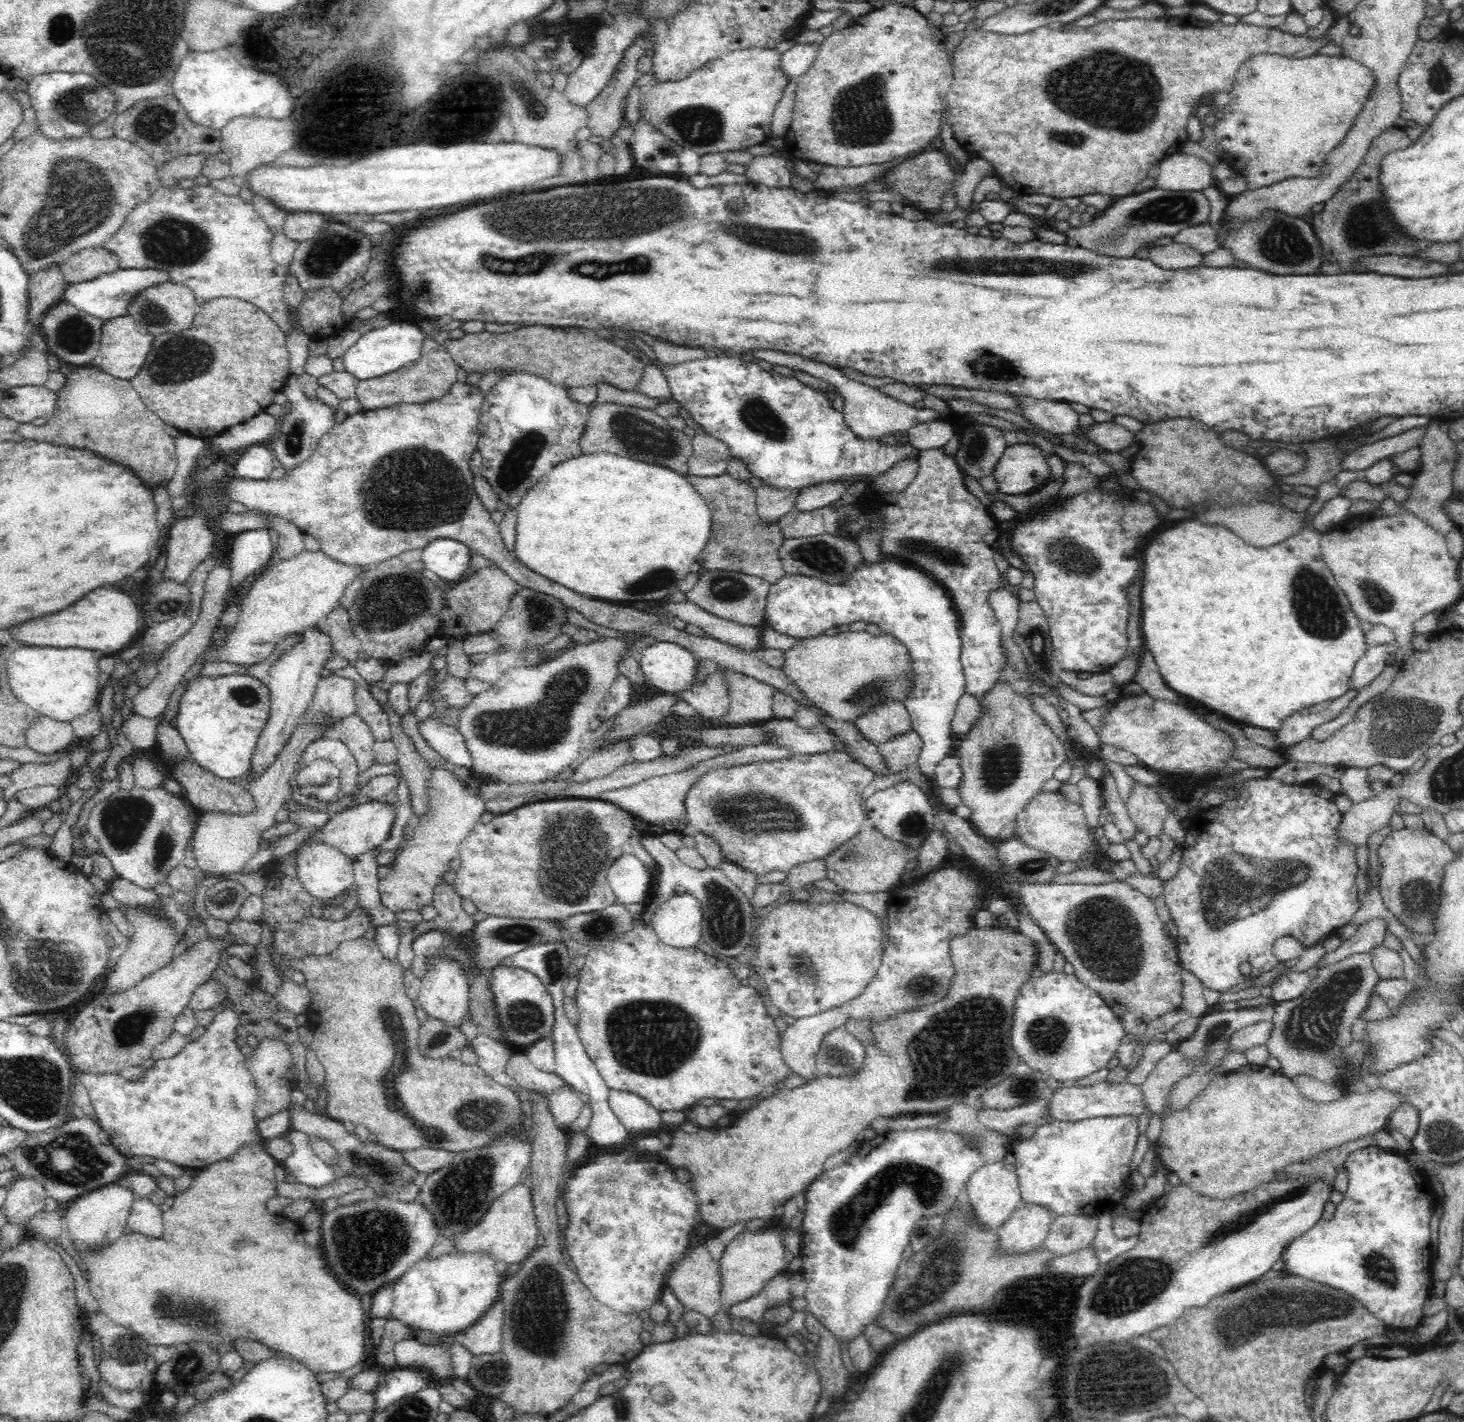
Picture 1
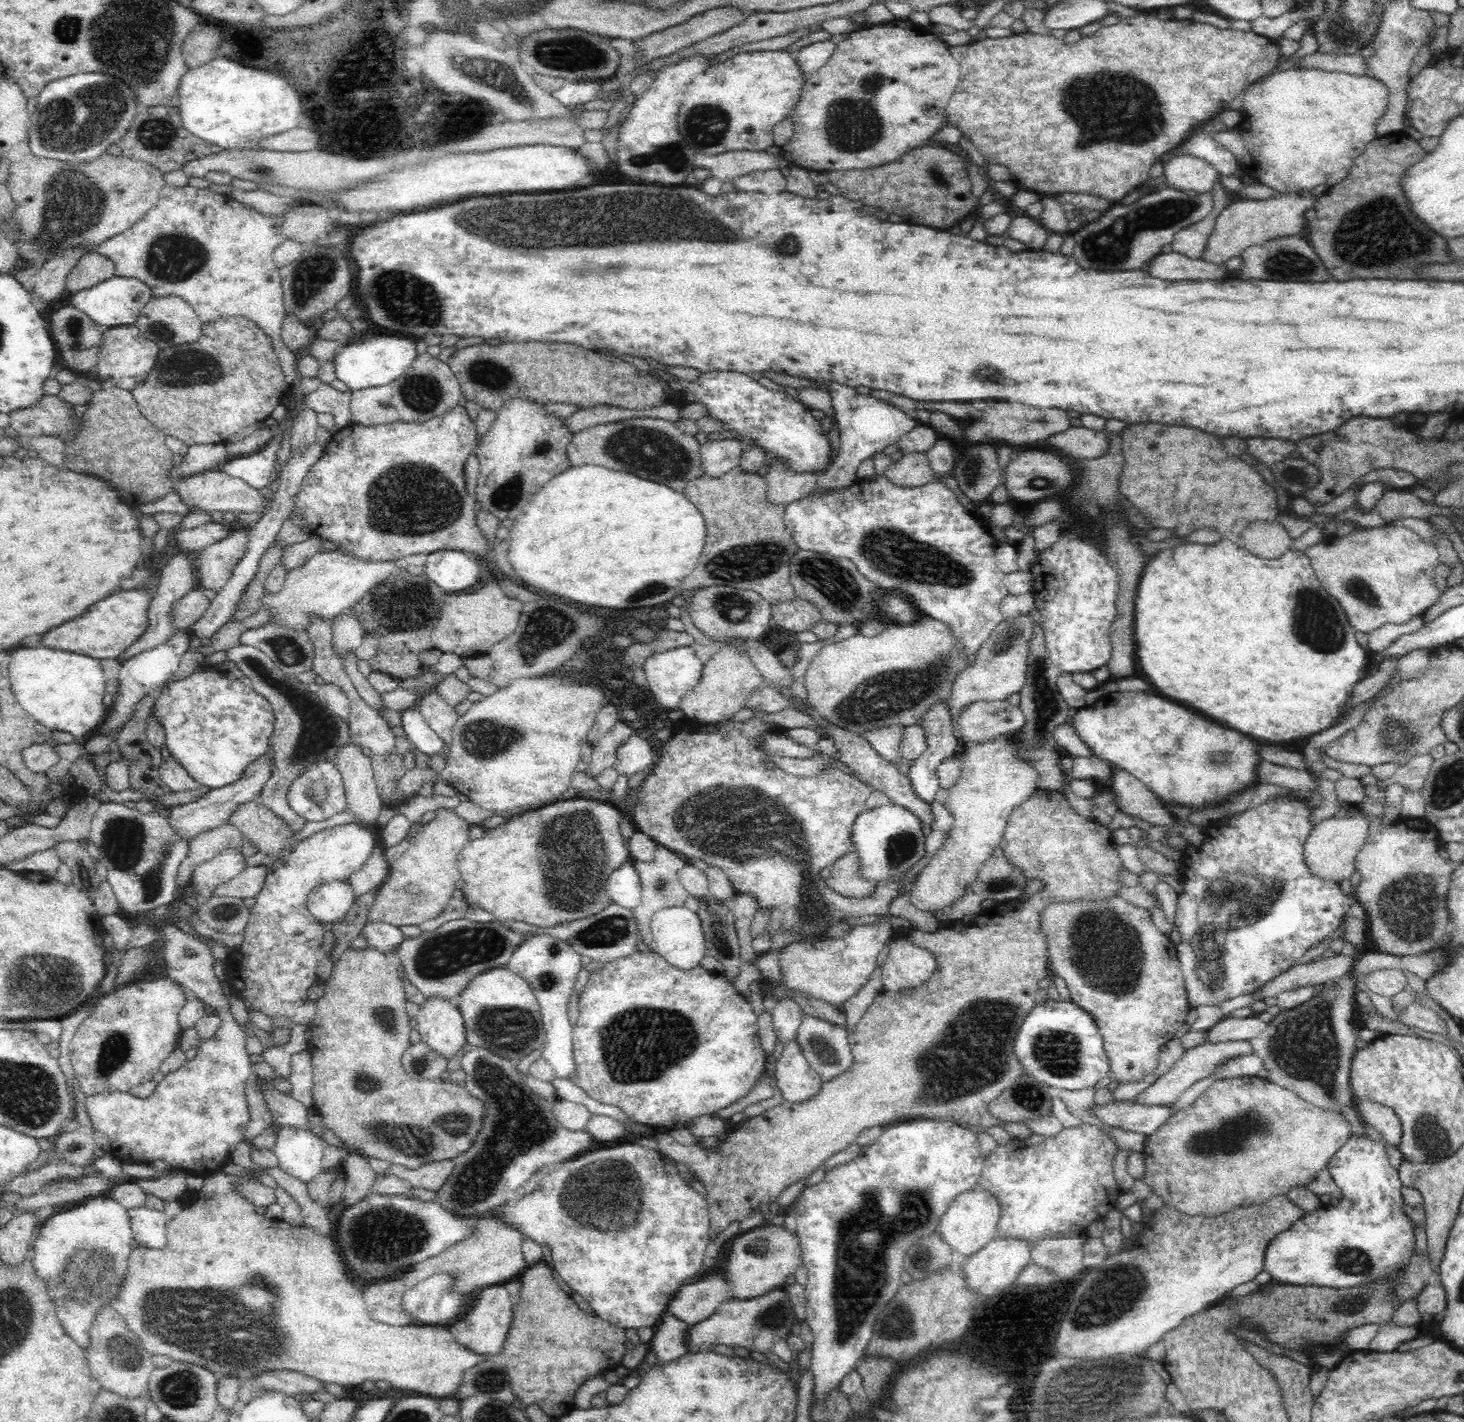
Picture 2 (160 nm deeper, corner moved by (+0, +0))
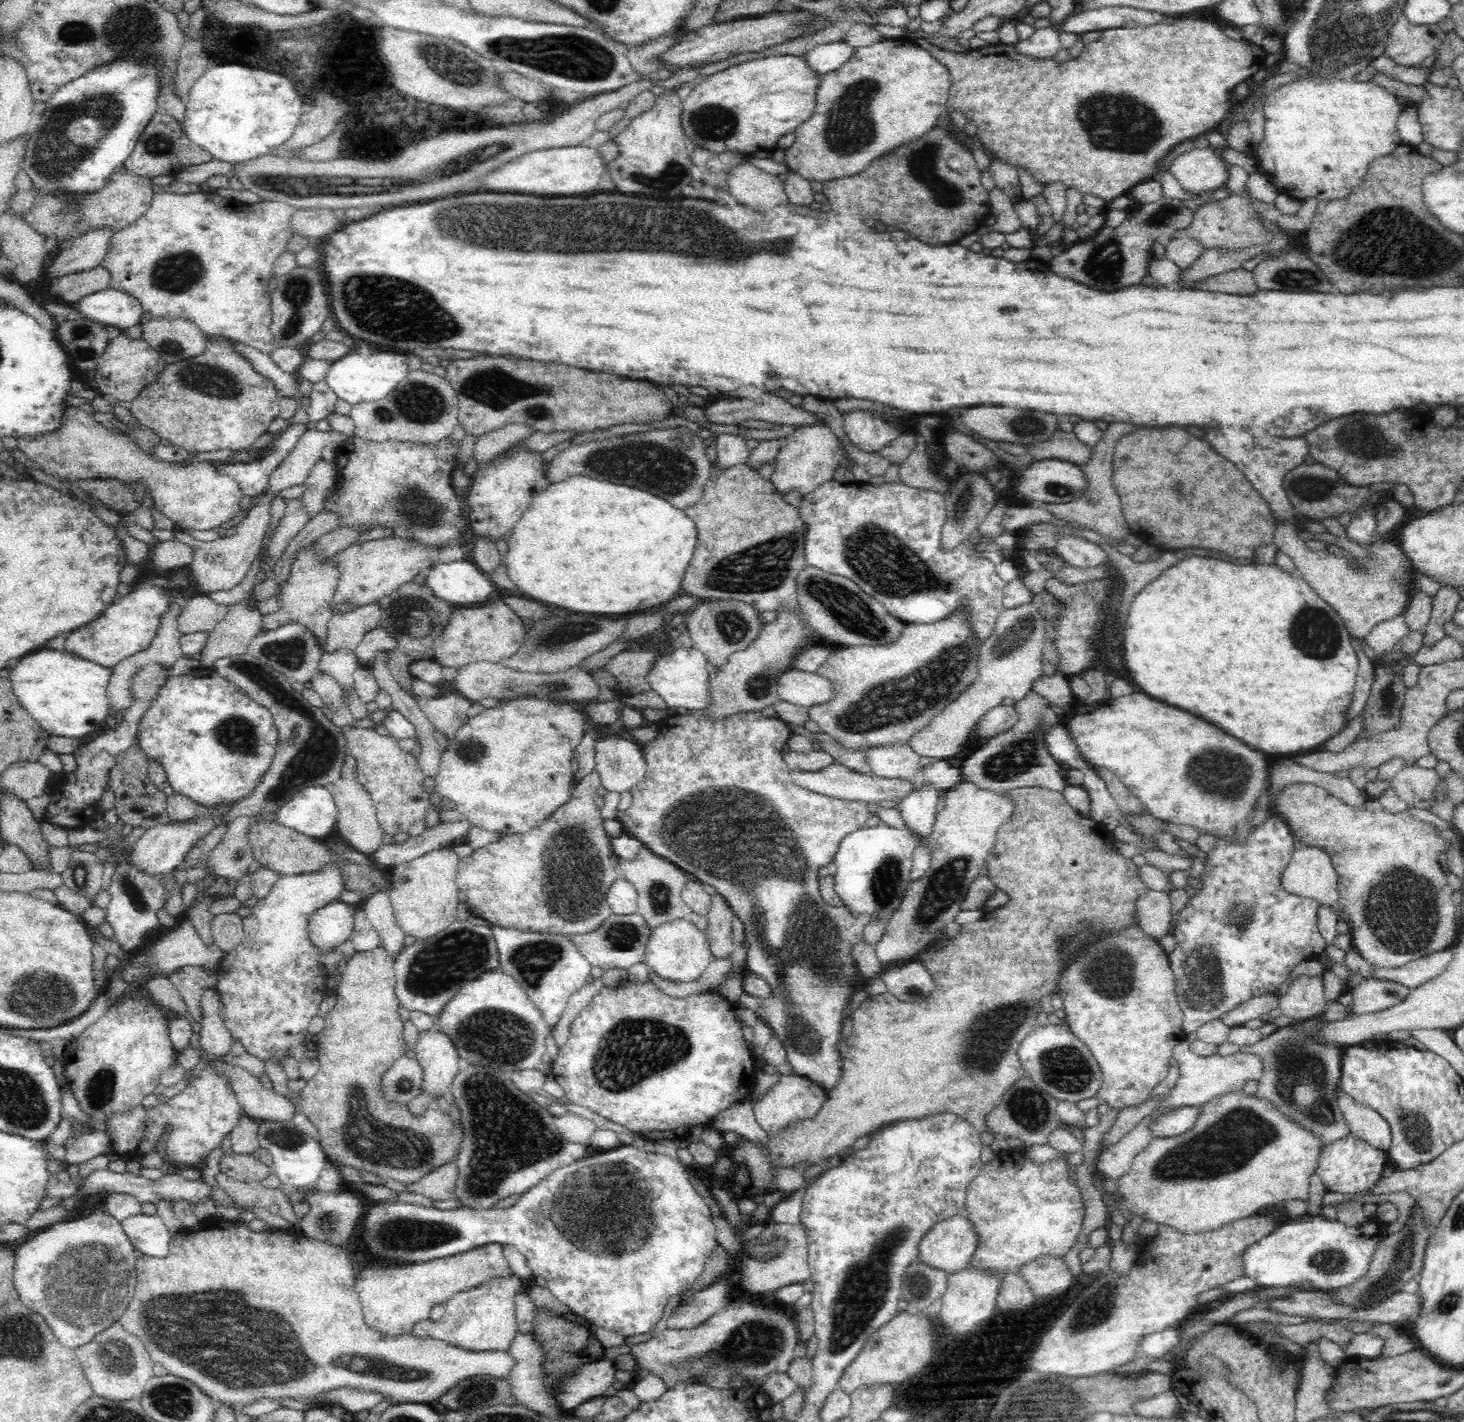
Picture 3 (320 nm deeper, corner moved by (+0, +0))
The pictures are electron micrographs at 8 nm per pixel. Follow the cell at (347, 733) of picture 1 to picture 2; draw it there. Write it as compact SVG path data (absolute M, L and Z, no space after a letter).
M350 740L340 746L335 763L346 787L346 809L358 821L376 825L384 804L374 782L373 761L362 752L362 745Z

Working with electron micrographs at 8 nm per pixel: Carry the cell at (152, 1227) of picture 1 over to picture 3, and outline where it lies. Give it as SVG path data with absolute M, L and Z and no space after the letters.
M161 1212L156 1215L135 1214L121 1220L126 1235L134 1248L151 1257L164 1258L172 1234L166 1227Z

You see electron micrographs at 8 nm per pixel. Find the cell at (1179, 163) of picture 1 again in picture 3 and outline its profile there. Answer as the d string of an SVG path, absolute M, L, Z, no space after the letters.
M1196 148L1184 152L1169 166L1170 174L1184 190L1200 194L1224 188L1228 173L1212 148Z

